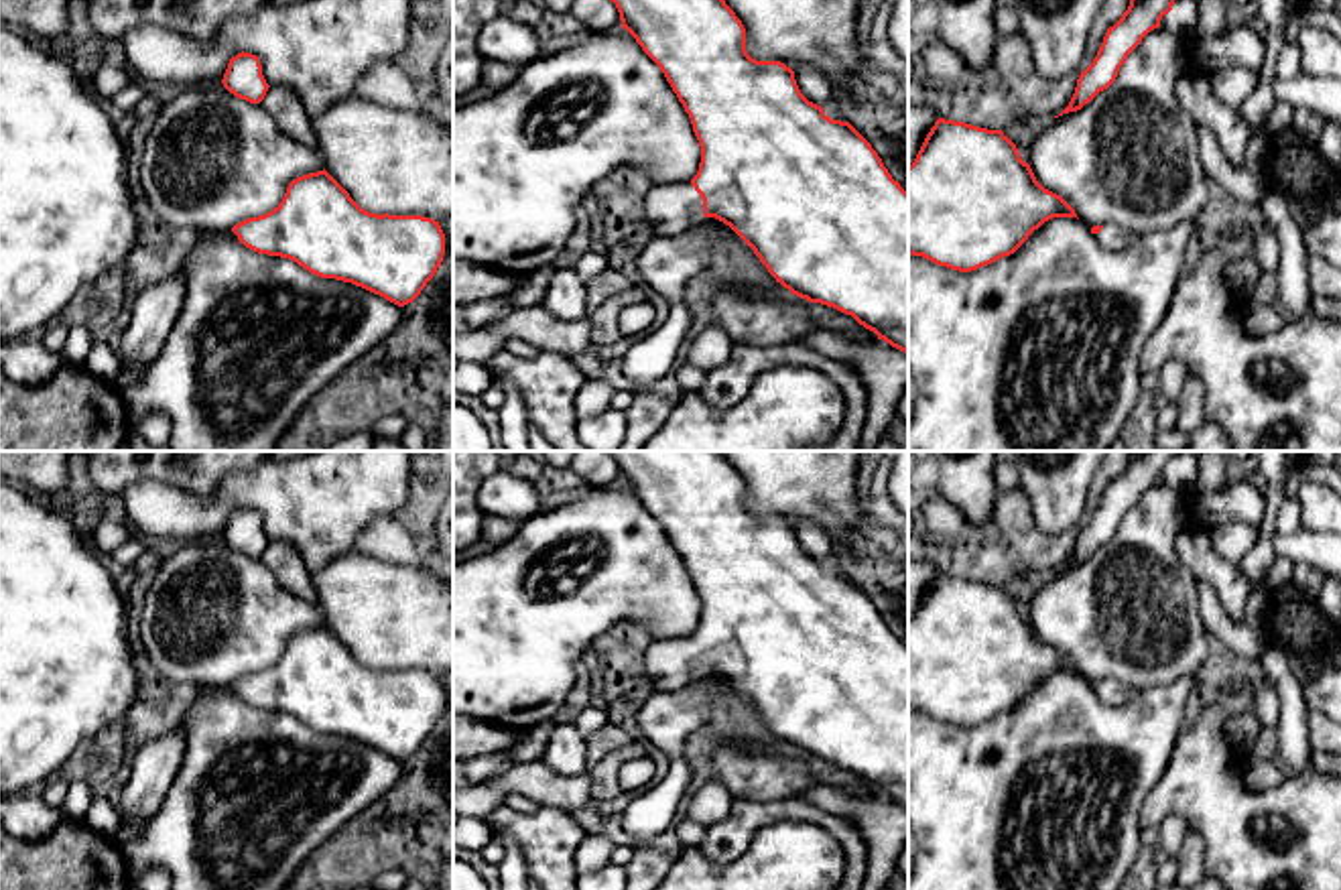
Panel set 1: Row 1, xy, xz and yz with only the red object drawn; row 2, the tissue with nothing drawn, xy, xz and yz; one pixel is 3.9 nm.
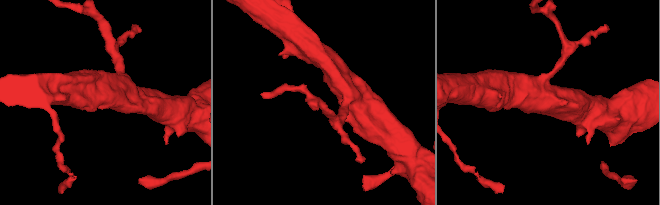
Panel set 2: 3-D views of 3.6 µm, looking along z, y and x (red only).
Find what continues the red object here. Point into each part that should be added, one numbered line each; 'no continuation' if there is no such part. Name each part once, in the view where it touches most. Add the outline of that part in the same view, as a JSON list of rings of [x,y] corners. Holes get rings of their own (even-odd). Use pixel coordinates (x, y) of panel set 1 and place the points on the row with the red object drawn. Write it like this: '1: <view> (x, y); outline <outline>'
1: xz (671, 208); outline [[[691,181],[652,187],[650,195],[644,199],[644,217],[660,236],[673,236],[705,219],[703,199]]]

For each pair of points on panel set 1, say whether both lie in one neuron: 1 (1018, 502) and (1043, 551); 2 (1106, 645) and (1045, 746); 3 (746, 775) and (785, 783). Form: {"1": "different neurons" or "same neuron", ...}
{"1": "same neuron", "2": "different neurons", "3": "same neuron"}

